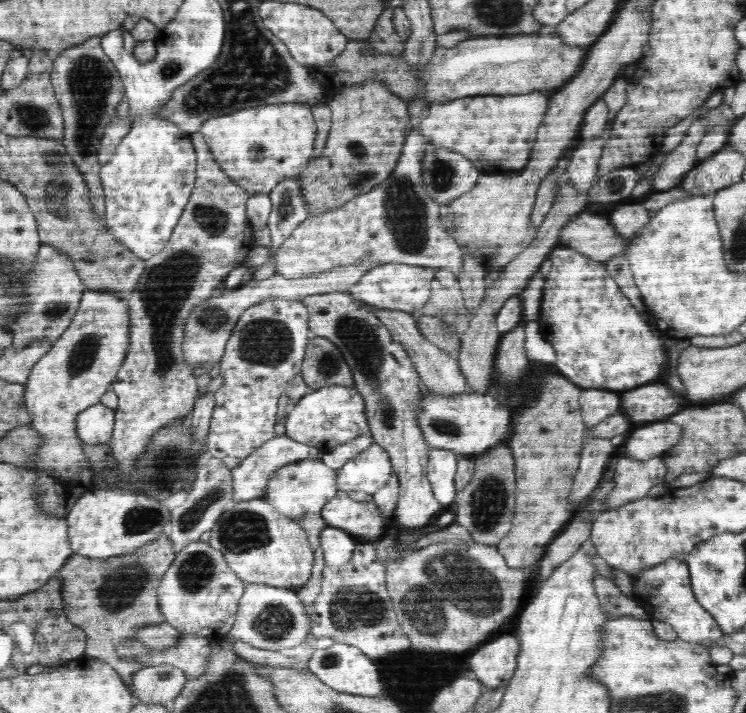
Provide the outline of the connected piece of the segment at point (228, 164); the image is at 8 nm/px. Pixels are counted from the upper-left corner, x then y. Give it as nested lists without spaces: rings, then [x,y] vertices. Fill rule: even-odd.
[[[306,103],[265,104],[249,109],[240,109],[232,114],[209,118],[202,123],[199,133],[203,134],[210,152],[220,168],[238,185],[249,193],[268,193],[279,182],[298,176],[312,159],[317,133],[312,109]]]

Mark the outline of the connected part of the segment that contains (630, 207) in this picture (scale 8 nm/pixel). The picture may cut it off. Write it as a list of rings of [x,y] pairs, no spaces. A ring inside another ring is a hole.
[[[632,200],[630,204],[620,203],[608,219],[620,238],[631,240],[651,218],[642,204],[636,204],[636,201]]]

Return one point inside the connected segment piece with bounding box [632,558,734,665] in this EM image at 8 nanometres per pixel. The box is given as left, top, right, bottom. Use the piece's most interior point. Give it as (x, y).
(664, 591)

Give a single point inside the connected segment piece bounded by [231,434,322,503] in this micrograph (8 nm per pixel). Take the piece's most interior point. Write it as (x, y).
(250, 477)

